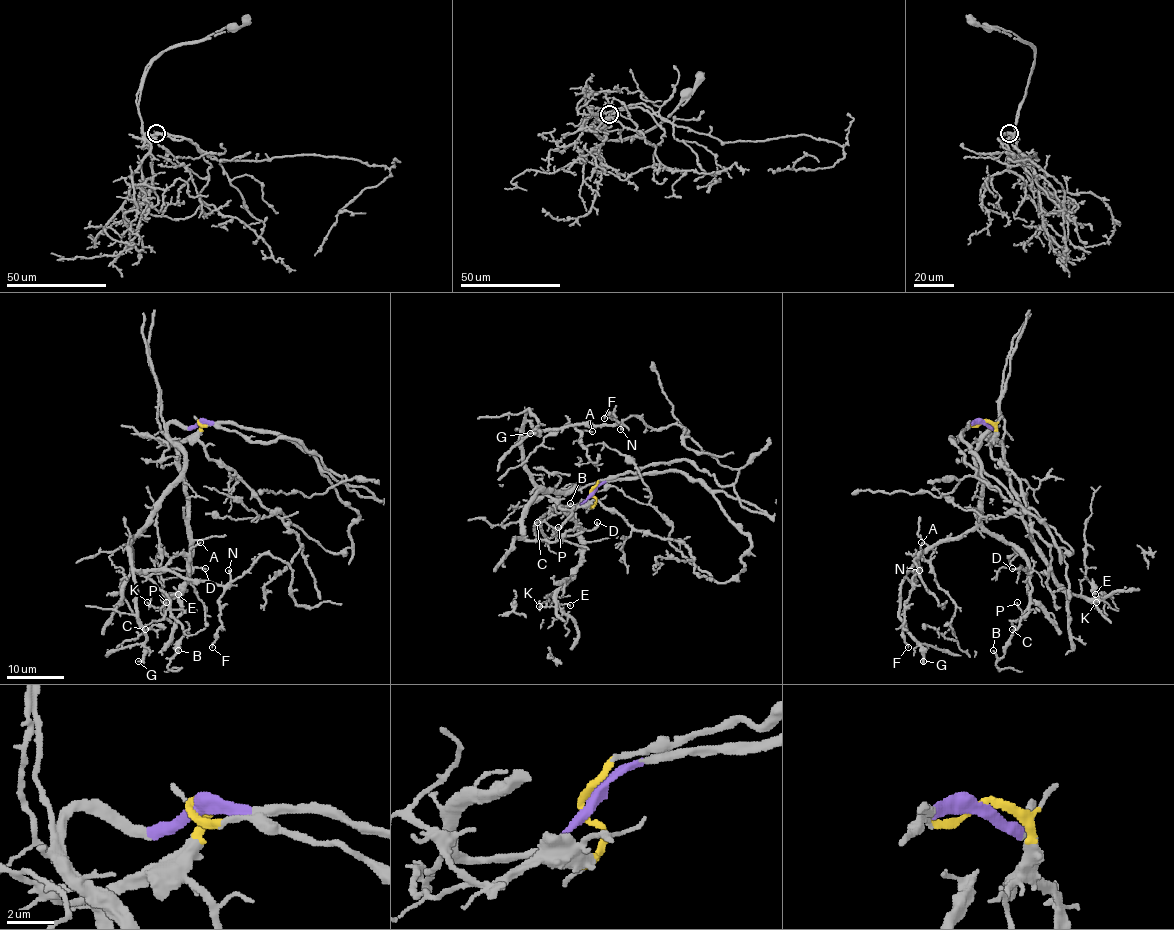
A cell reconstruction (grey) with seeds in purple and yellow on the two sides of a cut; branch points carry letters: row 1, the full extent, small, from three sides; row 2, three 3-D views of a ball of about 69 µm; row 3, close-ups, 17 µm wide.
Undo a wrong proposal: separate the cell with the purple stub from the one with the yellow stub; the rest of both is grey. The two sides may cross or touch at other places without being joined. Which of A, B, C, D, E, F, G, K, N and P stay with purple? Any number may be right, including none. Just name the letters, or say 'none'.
A, B, C, D, F, G, N, P

